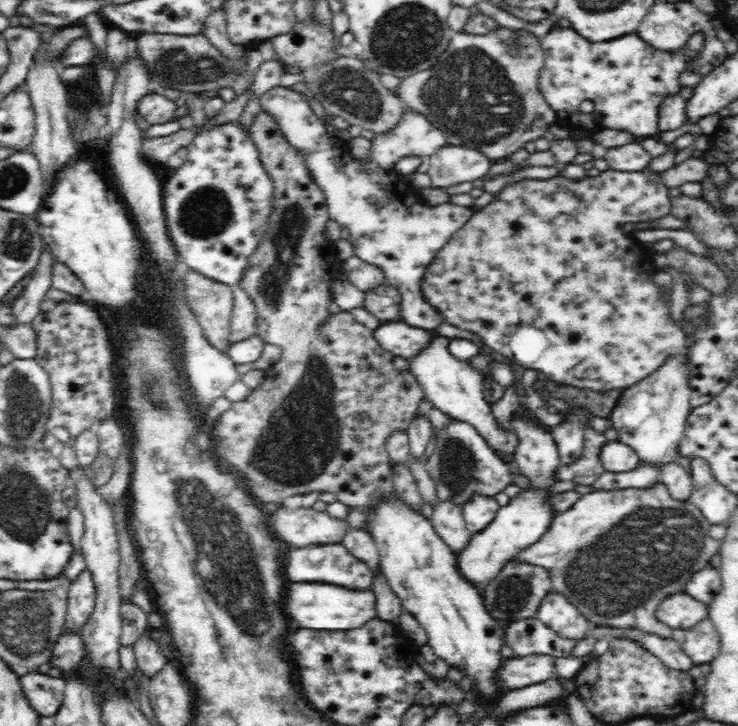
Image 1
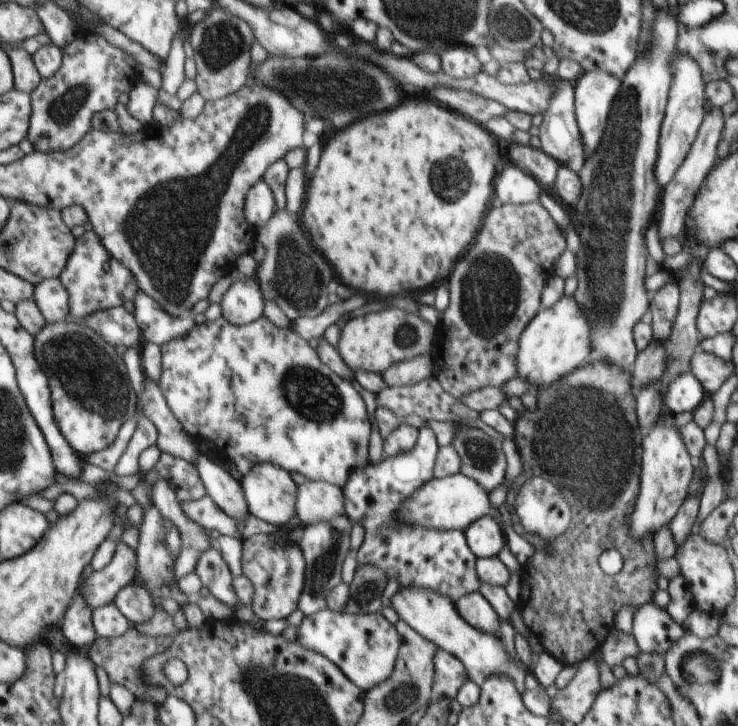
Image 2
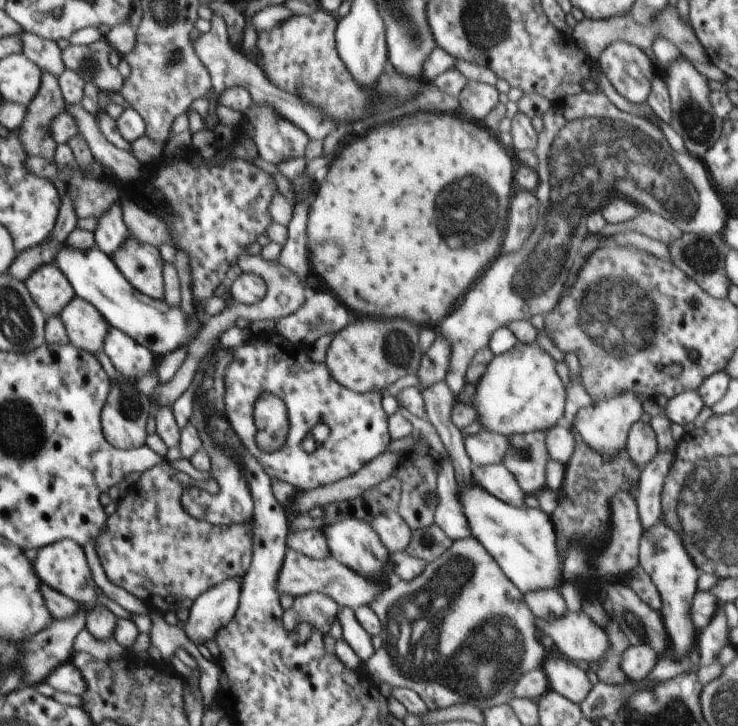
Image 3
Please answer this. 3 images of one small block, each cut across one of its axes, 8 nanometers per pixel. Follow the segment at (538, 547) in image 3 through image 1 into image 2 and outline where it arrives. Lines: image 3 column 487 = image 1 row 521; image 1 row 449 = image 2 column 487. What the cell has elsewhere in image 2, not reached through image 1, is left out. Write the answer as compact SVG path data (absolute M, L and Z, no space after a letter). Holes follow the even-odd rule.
M485 516L470 523L463 534L475 558L496 557L505 542L504 534L492 517Z

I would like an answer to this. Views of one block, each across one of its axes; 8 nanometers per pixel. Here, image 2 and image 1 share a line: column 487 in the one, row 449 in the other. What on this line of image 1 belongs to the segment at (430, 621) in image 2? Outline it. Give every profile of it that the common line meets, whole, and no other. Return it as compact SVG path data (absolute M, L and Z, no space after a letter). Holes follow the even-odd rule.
M684 351L671 356L658 371L621 392L608 421L618 431L620 442L637 453L644 465L677 463L692 478L692 461L679 452L679 444L686 430L687 416L691 412L689 400L689 367L685 366Z

